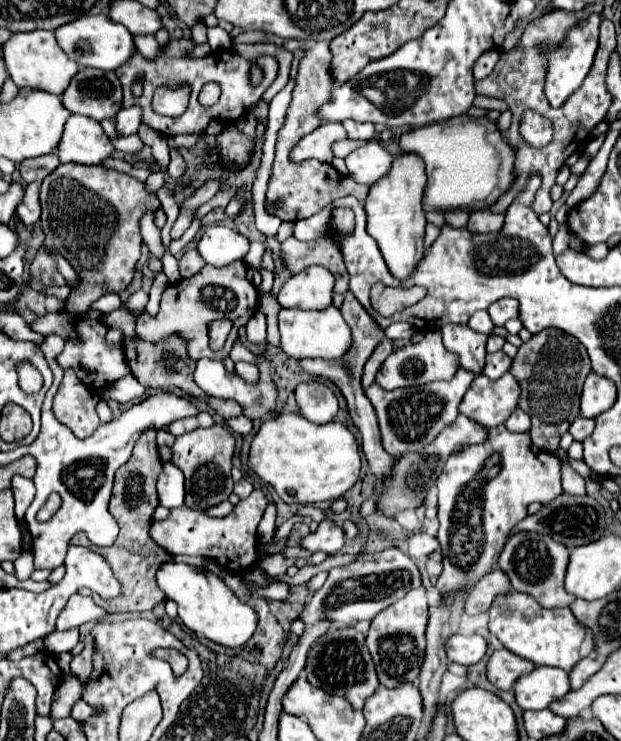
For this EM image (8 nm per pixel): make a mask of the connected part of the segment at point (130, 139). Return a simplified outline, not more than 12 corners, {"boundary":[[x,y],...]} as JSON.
{"boundary":[[138,134],[111,139],[117,151],[138,153],[143,142]]}

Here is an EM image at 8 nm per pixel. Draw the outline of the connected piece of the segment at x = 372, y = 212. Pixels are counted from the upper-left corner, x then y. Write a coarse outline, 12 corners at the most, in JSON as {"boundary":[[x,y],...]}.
{"boundary":[[396,156],[364,202],[368,234],[404,278],[424,256],[424,160]]}

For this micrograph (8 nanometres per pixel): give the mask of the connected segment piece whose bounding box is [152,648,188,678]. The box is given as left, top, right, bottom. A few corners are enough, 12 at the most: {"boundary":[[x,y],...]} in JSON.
{"boundary":[[158,648],[154,658],[172,666],[176,678],[186,671],[187,658],[174,648]]}

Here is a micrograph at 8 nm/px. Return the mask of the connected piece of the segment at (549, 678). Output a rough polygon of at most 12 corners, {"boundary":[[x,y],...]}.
{"boundary":[[534,668],[514,684],[522,710],[544,710],[568,690],[560,668]]}

